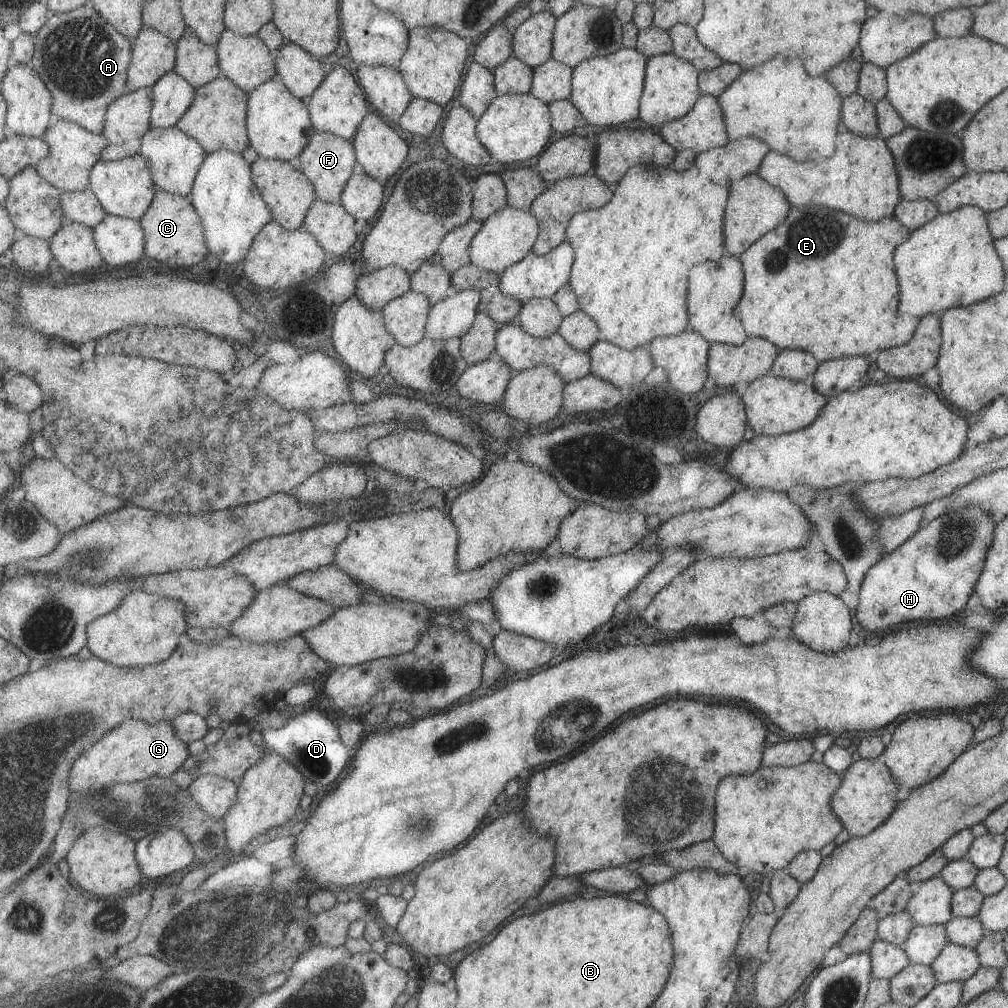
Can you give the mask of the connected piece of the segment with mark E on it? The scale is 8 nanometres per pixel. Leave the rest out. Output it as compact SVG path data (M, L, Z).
M790 206L787 217L770 232L761 236L756 242L753 242L738 258L742 265L744 273L742 296L739 303L734 307L733 315L737 318L747 337L760 337L771 342L778 350L781 349L800 349L811 354L817 363L839 359L842 357L857 357L869 355L871 352L886 350L897 346L902 346L911 340L917 327L918 320L911 314L897 314L899 308L899 280L895 275L895 266L893 263L893 254L895 248L907 240L910 231L904 228L893 216L884 217L880 220L870 222L854 218L846 213L829 210L823 206Z

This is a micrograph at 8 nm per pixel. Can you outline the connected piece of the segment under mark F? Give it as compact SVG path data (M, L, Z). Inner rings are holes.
M316 131L311 142L297 161L302 171L314 182L317 198L325 202L342 204L342 194L351 180L358 155L353 141L333 133Z

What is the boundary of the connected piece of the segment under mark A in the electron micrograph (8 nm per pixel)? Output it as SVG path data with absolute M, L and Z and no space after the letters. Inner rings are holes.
M92 3L76 8L69 14L61 12L51 14L55 16L49 18L49 22L37 34L37 52L32 64L36 71L39 70L41 78L47 82L47 86L51 86L55 94L53 115L55 119L74 121L89 131L103 133L106 129L107 111L111 104L128 92L127 83L134 57L133 42L123 36L102 14L99 14ZM71 54L75 54L77 60L71 60Z

